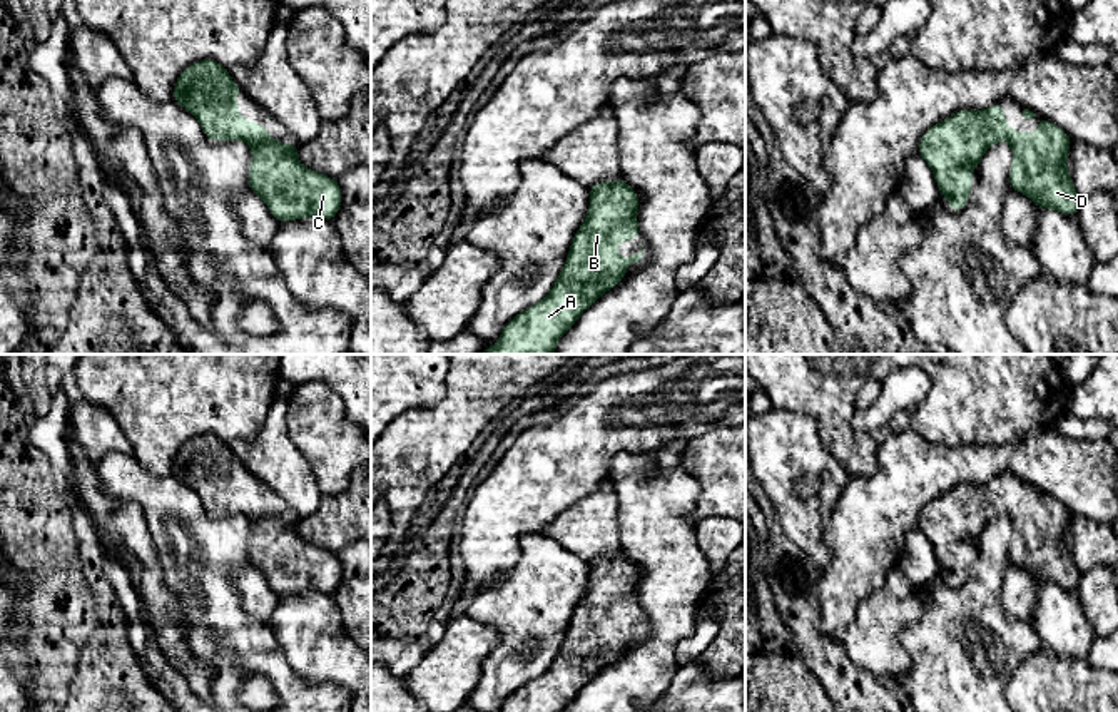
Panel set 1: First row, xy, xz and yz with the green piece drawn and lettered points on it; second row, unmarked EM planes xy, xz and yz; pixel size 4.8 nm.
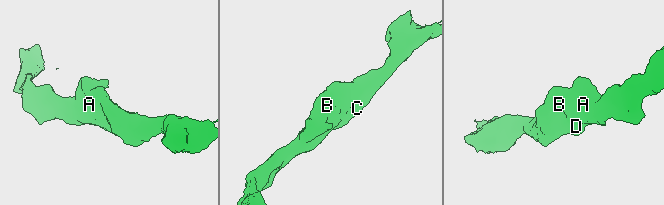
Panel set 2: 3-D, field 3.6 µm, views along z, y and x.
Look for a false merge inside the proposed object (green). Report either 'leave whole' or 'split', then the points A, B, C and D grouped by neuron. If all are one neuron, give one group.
leave whole | A B C D

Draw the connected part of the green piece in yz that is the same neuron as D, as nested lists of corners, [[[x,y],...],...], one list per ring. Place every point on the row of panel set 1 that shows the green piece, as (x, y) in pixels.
[[[998,102],[984,110],[958,110],[922,134],[917,154],[929,164],[953,212],[959,214],[971,202],[973,167],[979,165],[988,147],[1008,140],[1013,150],[1011,191],[1029,197],[1038,209],[1076,216],[1081,197],[1066,169],[1073,140],[1061,127],[1028,109],[1023,117],[1036,119],[1036,135],[1009,129],[1004,104]]]

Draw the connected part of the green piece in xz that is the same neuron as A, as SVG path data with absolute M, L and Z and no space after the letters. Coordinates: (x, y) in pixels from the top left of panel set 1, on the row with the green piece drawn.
M620 177L617 182L595 182L588 186L590 206L587 217L580 229L575 232L565 266L555 281L550 292L536 304L518 313L501 329L500 339L495 346L483 349L478 354L555 354L558 339L577 323L585 309L588 309L600 296L613 289L625 276L625 269L642 259L642 247L638 254L623 259L615 252L617 244L627 239L642 239L637 222L637 209L640 196Z

